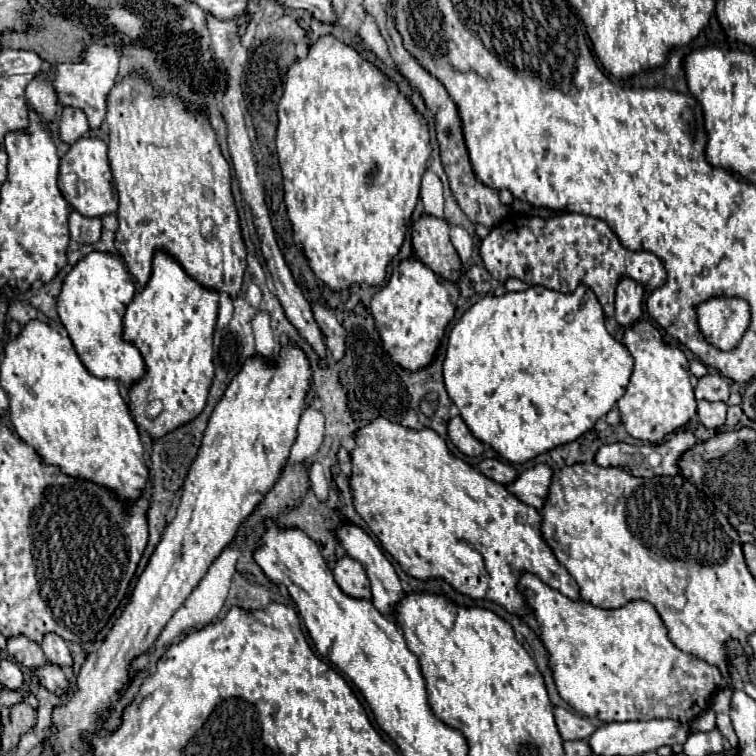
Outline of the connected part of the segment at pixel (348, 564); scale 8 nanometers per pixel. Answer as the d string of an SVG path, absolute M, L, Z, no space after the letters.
M350 556L340 558L334 564L332 572L334 572L334 578L336 578L338 586L342 588L342 592L346 592L348 596L354 596L354 598L372 600L368 576L366 576L362 564L358 564L354 558L350 558Z

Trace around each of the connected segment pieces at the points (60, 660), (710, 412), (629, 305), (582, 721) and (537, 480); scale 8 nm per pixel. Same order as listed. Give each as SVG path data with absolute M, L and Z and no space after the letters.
M46 634L42 640L42 650L46 654L46 658L56 664L56 666L72 666L72 658L70 658L70 650L68 644L58 636L58 634Z
M700 400L698 402L698 420L706 428L720 430L726 422L726 402L708 402Z
M624 278L618 284L616 290L616 322L620 326L630 326L642 316L642 298L644 298L644 288L630 280Z
M554 708L556 726L562 740L588 740L596 728L582 716L576 716L564 708Z
M536 464L534 468L528 468L526 472L522 472L516 482L512 482L508 486L508 490L522 500L528 506L534 506L536 510L542 508L542 504L546 504L546 496L550 492L550 480L552 480L552 468L546 464Z

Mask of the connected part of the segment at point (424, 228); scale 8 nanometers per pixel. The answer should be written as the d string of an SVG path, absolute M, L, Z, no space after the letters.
M422 214L422 218L412 224L412 248L416 258L444 280L456 282L460 278L462 264L448 238L446 220Z

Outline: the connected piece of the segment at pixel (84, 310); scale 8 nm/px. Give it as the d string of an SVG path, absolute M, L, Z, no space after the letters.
M94 250L68 272L58 296L58 316L88 372L98 378L120 380L124 386L136 382L146 370L138 348L122 338L122 316L134 294L136 286L124 266L124 260L120 256Z

